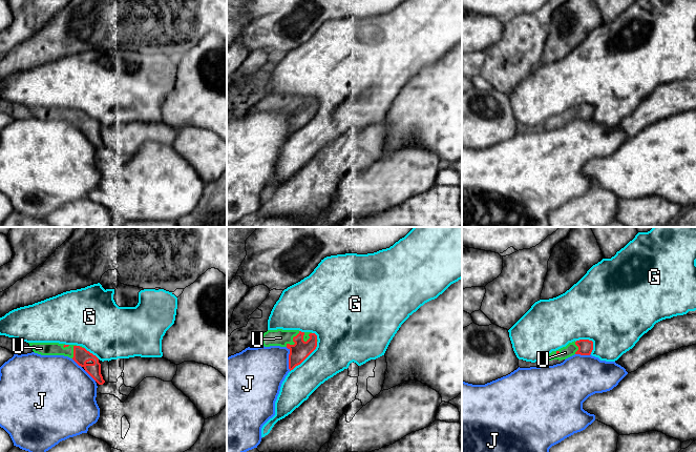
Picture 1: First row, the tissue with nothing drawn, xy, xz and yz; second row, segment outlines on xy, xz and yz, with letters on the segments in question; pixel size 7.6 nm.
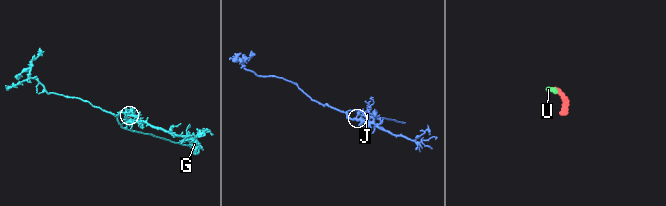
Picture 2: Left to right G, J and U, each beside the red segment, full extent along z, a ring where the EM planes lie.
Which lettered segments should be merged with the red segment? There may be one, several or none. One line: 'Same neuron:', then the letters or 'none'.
Same neuron: U

